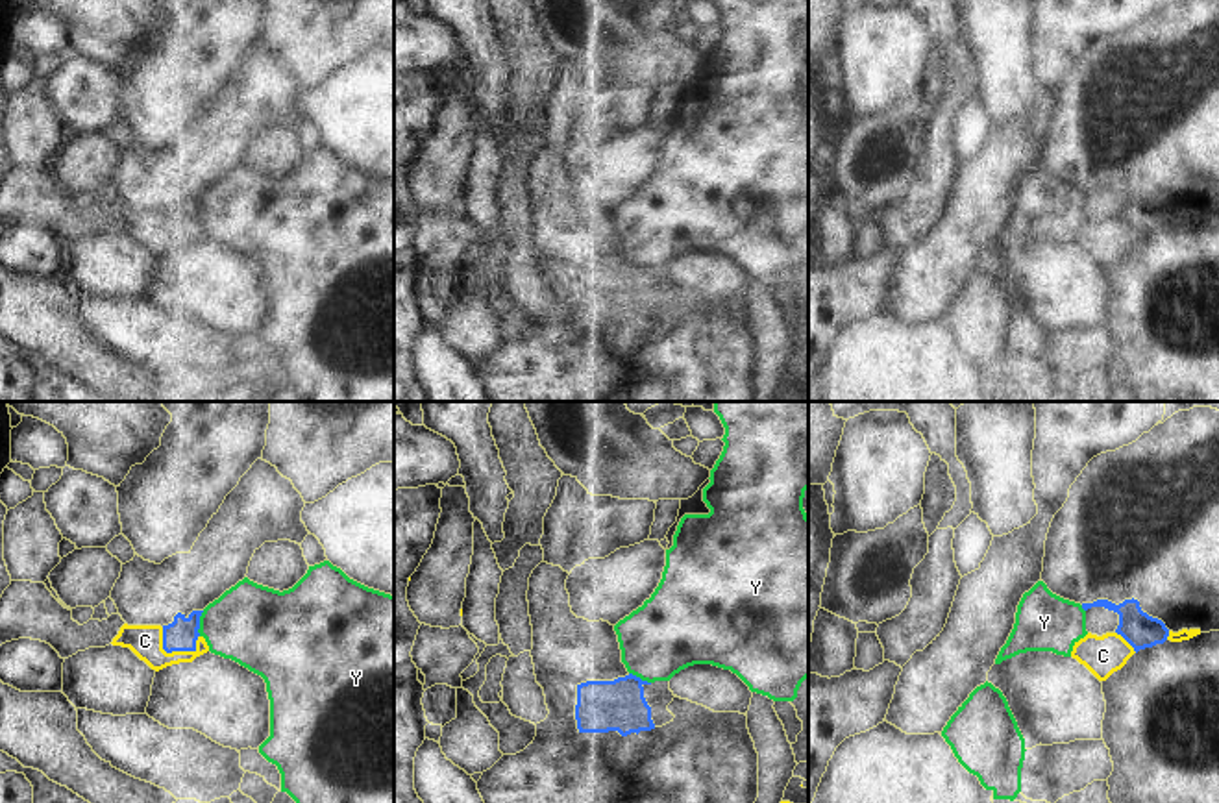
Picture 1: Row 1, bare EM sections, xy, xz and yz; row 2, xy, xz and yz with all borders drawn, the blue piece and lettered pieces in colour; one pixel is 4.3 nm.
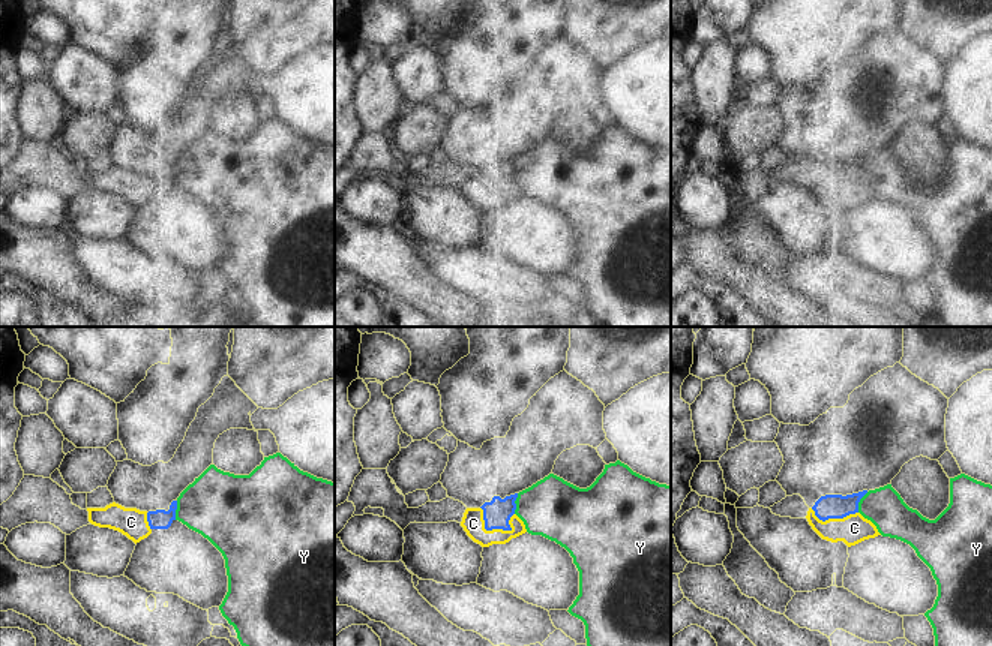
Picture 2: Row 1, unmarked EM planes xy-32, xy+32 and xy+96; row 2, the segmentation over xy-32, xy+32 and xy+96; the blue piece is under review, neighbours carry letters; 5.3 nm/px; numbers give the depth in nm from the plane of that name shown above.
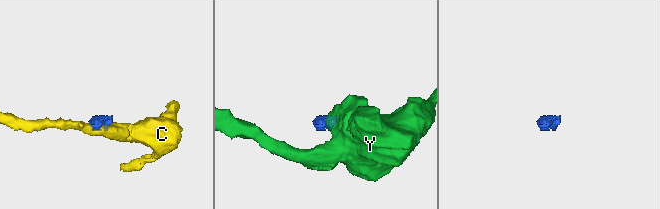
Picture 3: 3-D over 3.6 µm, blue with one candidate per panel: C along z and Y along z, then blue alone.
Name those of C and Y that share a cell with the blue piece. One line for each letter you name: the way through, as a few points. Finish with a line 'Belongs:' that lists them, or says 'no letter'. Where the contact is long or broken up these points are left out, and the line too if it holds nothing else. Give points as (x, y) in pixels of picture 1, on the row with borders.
Belongs: no letter

